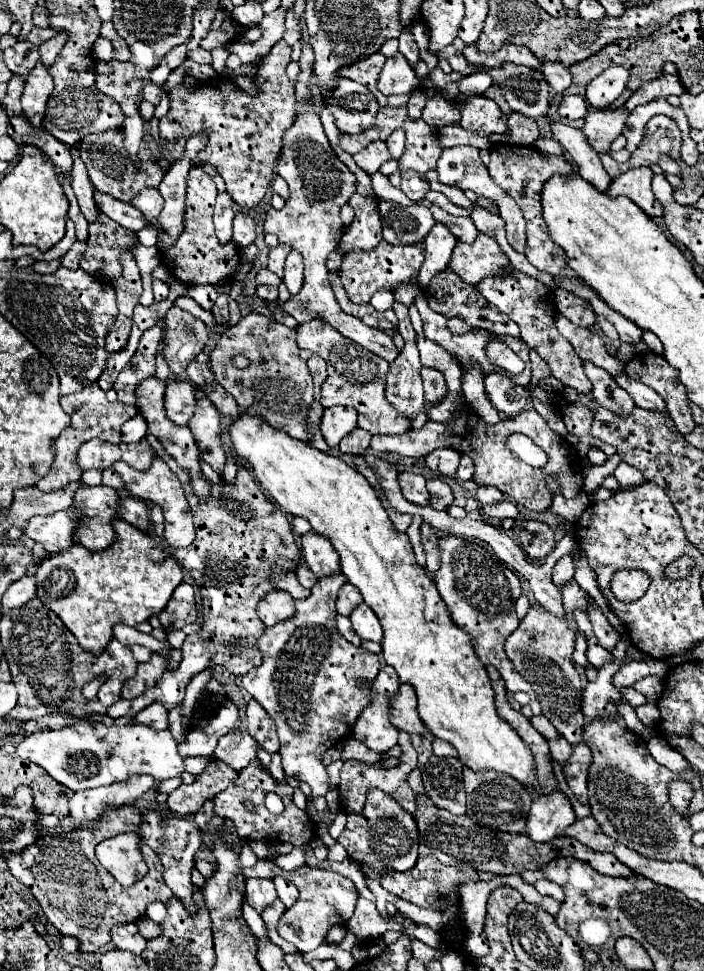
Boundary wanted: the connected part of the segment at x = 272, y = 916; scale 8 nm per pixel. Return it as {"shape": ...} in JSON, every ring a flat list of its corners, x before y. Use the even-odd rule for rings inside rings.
{"shape":[[274,901,270,907,264,909,262,917,264,917,264,923,266,923,266,927,268,927,268,937,270,937,284,953,296,953,296,947,290,945,288,941,284,941,284,939,278,935,278,931,276,931,276,925,278,925,278,921,280,921,280,913,284,913,284,909,286,909,286,907,284,907,282,901]]}

